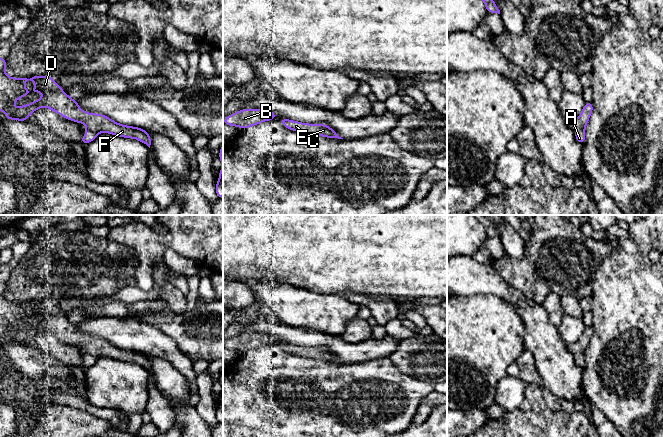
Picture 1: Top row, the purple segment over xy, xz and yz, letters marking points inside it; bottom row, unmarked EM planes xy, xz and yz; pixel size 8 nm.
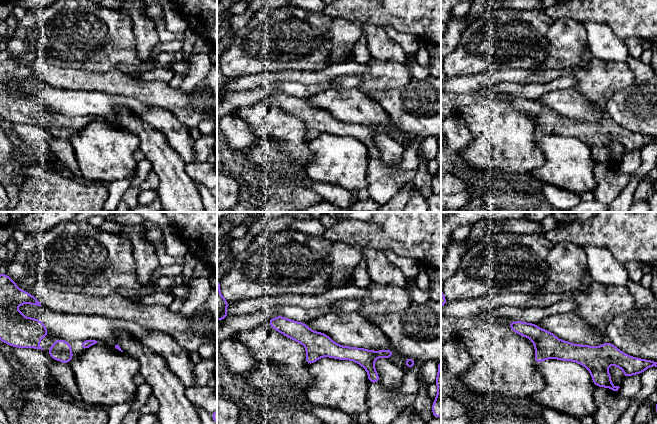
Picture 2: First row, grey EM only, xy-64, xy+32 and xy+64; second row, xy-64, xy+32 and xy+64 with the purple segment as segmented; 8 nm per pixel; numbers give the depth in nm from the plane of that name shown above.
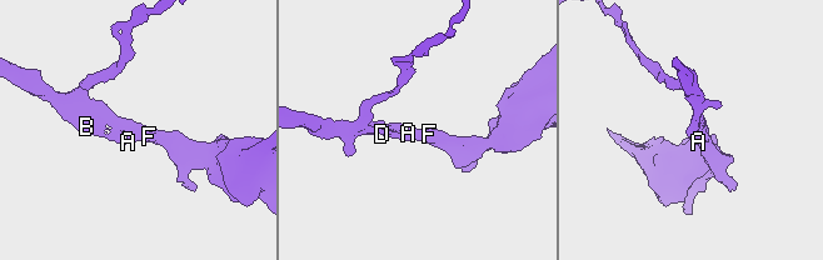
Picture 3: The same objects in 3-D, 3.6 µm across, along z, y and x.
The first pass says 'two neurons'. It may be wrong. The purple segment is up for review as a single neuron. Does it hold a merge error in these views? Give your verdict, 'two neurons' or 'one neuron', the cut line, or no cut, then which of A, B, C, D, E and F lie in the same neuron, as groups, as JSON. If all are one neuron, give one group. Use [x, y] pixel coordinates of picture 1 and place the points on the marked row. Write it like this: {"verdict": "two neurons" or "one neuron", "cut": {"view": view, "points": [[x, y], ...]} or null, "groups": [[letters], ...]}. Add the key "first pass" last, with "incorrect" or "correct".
{"verdict": "one neuron", "cut": null, "groups": [["A", "B", "C", "D", "E", "F"]], "first pass": "incorrect"}

